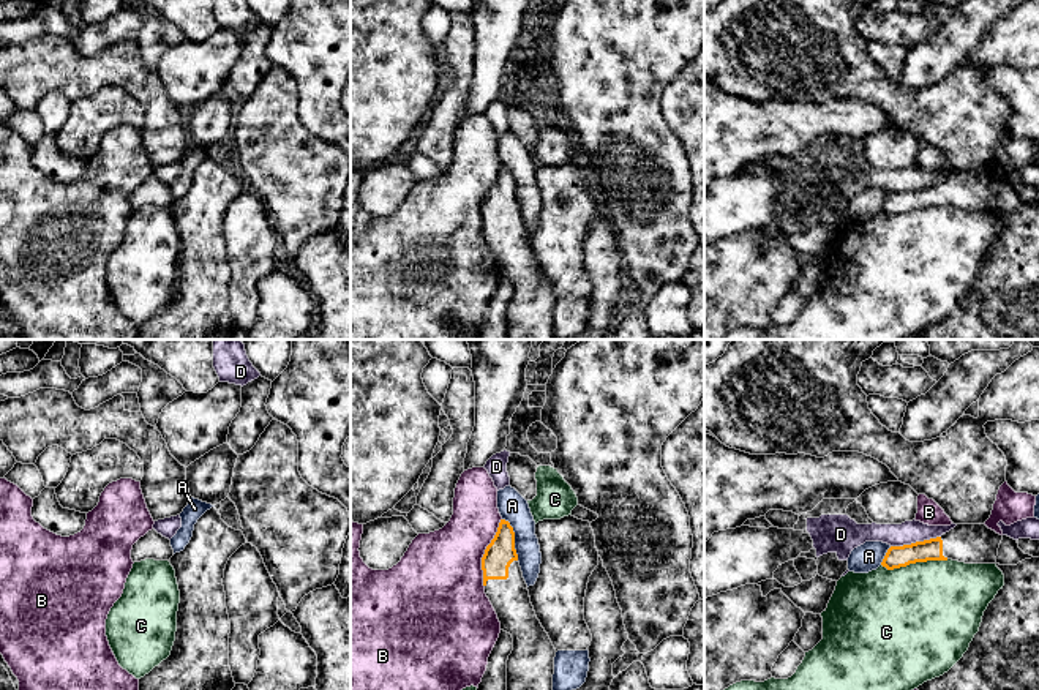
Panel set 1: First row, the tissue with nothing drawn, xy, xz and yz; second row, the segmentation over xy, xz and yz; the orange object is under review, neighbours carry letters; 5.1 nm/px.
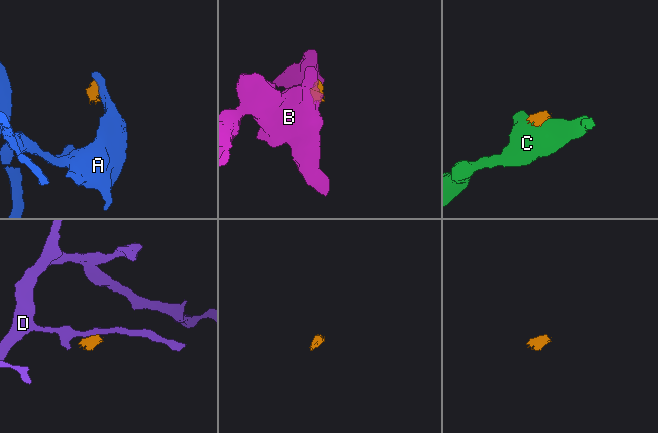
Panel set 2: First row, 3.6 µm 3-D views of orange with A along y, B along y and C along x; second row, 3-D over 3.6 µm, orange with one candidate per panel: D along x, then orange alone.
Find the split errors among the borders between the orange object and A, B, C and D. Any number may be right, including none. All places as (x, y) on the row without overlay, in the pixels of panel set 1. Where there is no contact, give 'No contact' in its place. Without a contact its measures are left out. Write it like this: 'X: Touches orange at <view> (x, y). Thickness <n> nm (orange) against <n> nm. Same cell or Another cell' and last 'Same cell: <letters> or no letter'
A: Touches orange at xz (513, 185). Thickness 150 nm (orange) against 150 nm. Another cell
B: Touches orange at xz (485, 199). Thickness 150 nm (orange) against 420 nm. Another cell
C: Touches orange at yz (915, 209). Thickness 110 nm (orange) against 500 nm. Another cell
D: Touches orange at yz (916, 188). Thickness 110 nm (orange) against 120 nm. Another cell
Same cell: no letter

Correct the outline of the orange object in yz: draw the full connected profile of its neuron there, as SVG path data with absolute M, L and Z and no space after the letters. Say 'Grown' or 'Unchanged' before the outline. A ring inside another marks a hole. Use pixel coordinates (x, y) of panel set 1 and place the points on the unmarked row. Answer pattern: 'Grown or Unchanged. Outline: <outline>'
Grown. Outline: M957 171L941 183L903 193L891 193L881 208L887 216L927 207L958 207L965 210L996 210L1003 182L985 171Z

